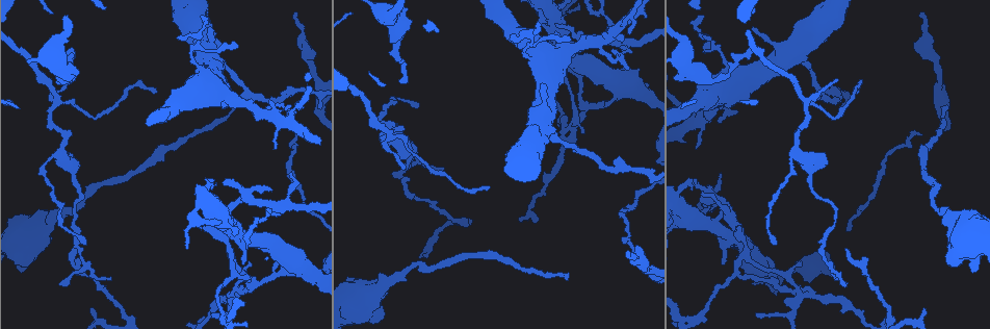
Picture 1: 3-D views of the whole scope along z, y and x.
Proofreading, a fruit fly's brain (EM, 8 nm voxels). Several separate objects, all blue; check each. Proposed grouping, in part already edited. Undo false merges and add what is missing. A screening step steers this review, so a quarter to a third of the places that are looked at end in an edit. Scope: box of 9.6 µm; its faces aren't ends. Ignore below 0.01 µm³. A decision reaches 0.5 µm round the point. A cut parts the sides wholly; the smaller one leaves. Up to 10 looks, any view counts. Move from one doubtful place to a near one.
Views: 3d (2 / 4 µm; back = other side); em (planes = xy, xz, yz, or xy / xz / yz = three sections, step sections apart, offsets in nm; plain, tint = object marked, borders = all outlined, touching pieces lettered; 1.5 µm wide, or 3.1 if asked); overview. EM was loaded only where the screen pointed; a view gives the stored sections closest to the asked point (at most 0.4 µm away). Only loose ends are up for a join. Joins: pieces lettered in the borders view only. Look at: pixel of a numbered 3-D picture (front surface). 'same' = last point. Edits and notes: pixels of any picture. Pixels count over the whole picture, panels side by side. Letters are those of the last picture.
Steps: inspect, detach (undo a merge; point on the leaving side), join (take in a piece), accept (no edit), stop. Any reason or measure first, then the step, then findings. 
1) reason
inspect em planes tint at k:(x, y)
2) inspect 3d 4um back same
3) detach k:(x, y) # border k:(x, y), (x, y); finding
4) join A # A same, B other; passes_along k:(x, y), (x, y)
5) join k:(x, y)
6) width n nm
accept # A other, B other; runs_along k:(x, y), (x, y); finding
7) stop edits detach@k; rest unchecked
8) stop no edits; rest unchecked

branch stops here
inspect 3d 4um at 1:(629, 253)

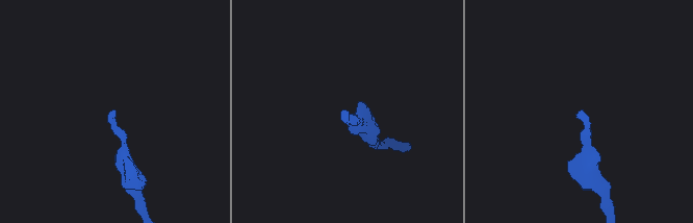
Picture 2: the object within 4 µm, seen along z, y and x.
need the tissue
inspect em planes borders at 2:(113, 112)

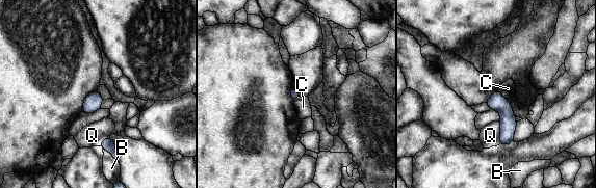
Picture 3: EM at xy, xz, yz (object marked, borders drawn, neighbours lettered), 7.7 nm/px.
accept # B other, C other, Q other; runs_along 3:(496, 94), (507, 112), (506, 142); no lettered piece goes on from it

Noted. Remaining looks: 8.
branch point
inspect em yz step 8 borders at 1:(390, 136)

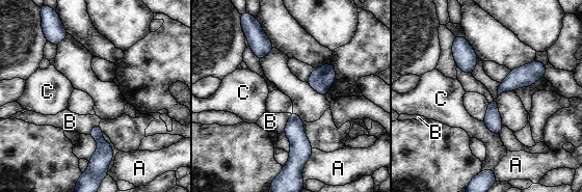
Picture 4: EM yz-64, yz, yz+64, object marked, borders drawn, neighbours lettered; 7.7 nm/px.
accept # A other, B other, C other; border 4:(482, 120), (492, 132), (499, 135); one cell here

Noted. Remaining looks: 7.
a narrow waist
inspect em xy step 4 tint at 1:(59, 208)

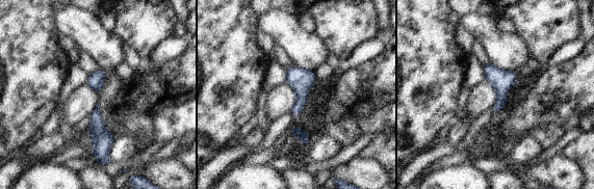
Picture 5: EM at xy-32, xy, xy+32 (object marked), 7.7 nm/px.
inspect em planes borders same

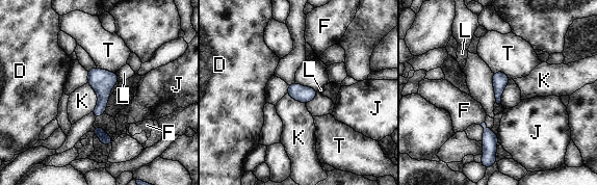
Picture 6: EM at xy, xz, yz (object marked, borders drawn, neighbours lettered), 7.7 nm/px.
accept # D other, F other, J other, K other, L other, T other; border 6:(87, 82), (98, 97), (93, 111); continuous, no second cell

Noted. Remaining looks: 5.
touches itself
inspect 3d 2um at 1:(254, 284)

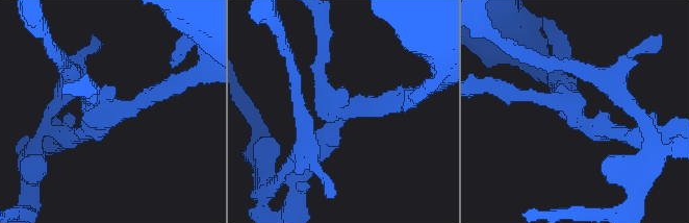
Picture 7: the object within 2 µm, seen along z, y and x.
arms 3; need the tissue
inspect em planes borders at 7:(573, 112)

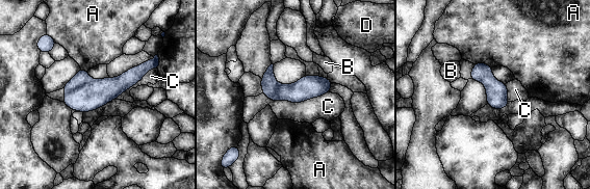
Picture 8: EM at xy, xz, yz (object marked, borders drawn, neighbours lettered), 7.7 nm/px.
width 160 nm
detach 8:(81, 77) # A other, B other, C other, D other; border 8:(88, 77), (80, 87), (68, 93); two cells meet here

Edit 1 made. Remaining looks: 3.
stop edits detach@8; rest unchecked

